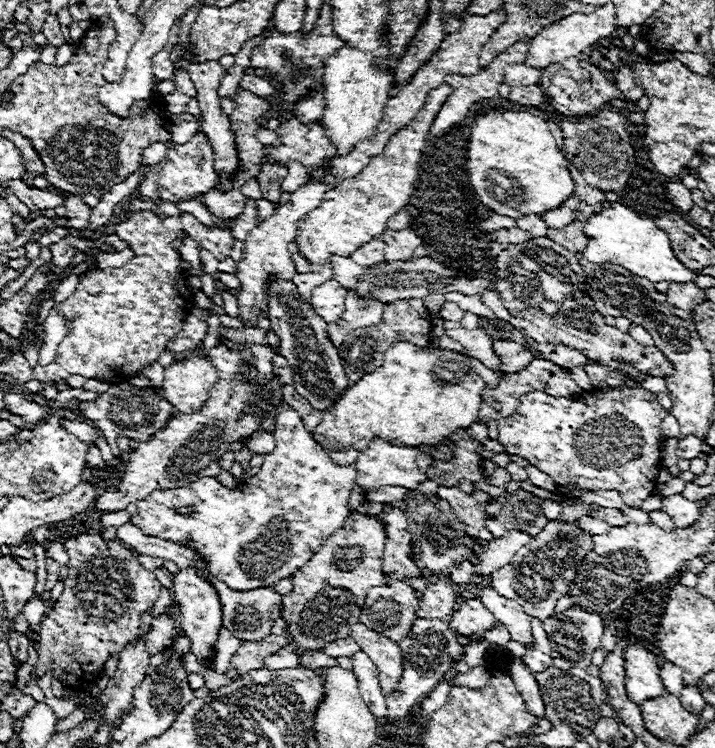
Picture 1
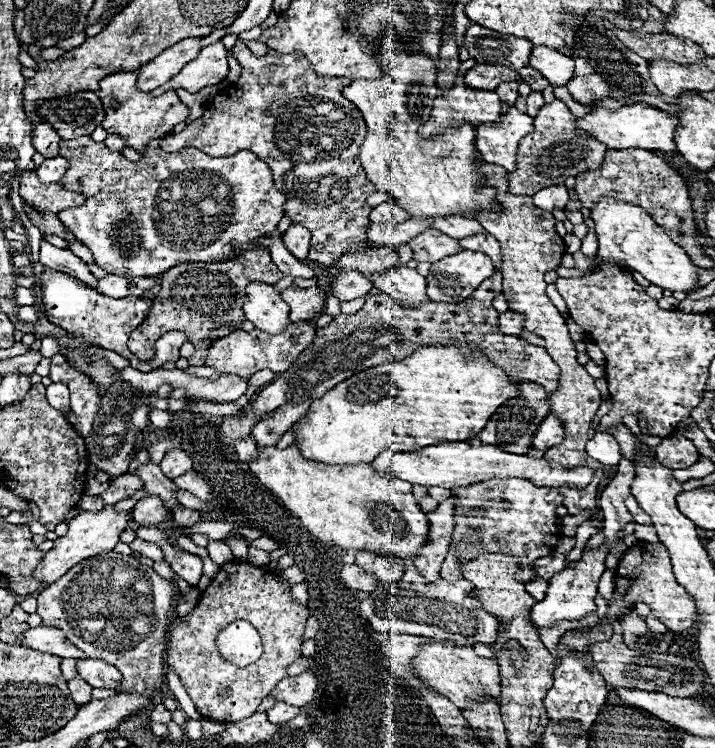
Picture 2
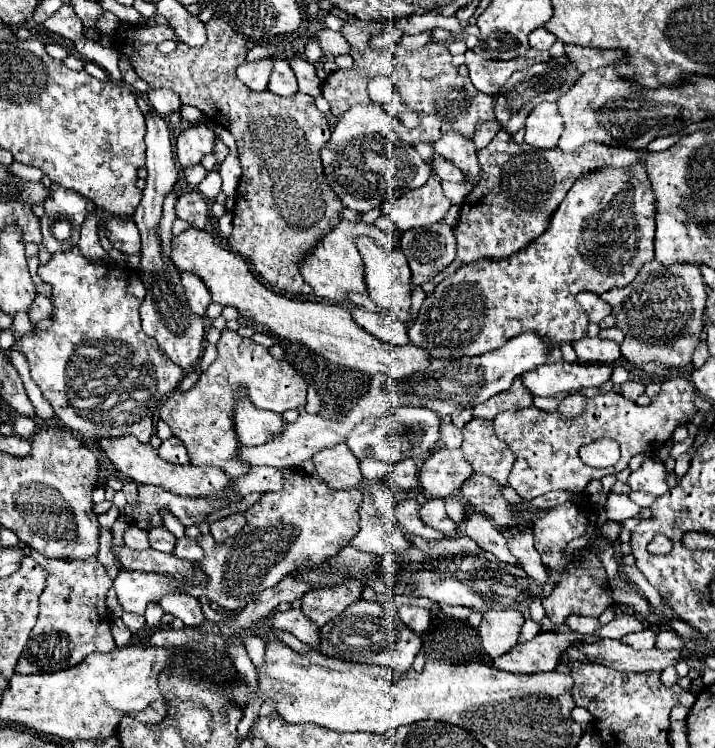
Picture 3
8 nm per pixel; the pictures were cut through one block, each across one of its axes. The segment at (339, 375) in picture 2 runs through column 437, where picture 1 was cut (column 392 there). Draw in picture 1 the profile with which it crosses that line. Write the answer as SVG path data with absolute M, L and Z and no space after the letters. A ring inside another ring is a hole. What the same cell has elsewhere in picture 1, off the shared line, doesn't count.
M410 298L410 300L396 300L386 304L384 308L384 318L368 328L358 328L354 332L350 332L350 336L346 338L346 342L342 344L342 348L338 348L340 356L342 356L342 364L346 370L346 376L350 382L360 380L364 374L374 372L372 368L382 366L382 354L394 344L394 342L412 342L418 346L428 346L432 342L432 324L430 320L422 318L418 310L426 310L424 302L418 298Z

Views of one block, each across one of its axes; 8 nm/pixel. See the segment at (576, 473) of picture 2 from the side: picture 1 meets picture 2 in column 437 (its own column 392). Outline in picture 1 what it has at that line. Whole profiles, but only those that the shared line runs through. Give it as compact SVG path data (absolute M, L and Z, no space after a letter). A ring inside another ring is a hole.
M374 438L364 452L360 452L356 460L358 480L356 484L364 490L378 490L382 486L402 486L408 490L416 490L422 482L426 482L426 470L432 466L432 458L418 448L402 448L380 438Z

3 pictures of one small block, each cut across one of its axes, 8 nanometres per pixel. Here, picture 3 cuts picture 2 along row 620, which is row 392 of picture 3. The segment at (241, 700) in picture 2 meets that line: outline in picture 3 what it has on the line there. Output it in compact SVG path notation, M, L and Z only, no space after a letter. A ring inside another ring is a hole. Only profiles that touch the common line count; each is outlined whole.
M224 328L222 338L218 340L218 358L208 366L208 370L204 370L198 384L188 392L174 390L160 408L160 418L188 448L190 462L214 464L230 478L248 472L248 468L238 462L238 440L232 430L234 390L240 384L248 386L250 400L264 410L282 414L306 404L306 382L286 360L272 358L272 354L252 338L242 338L238 332Z

